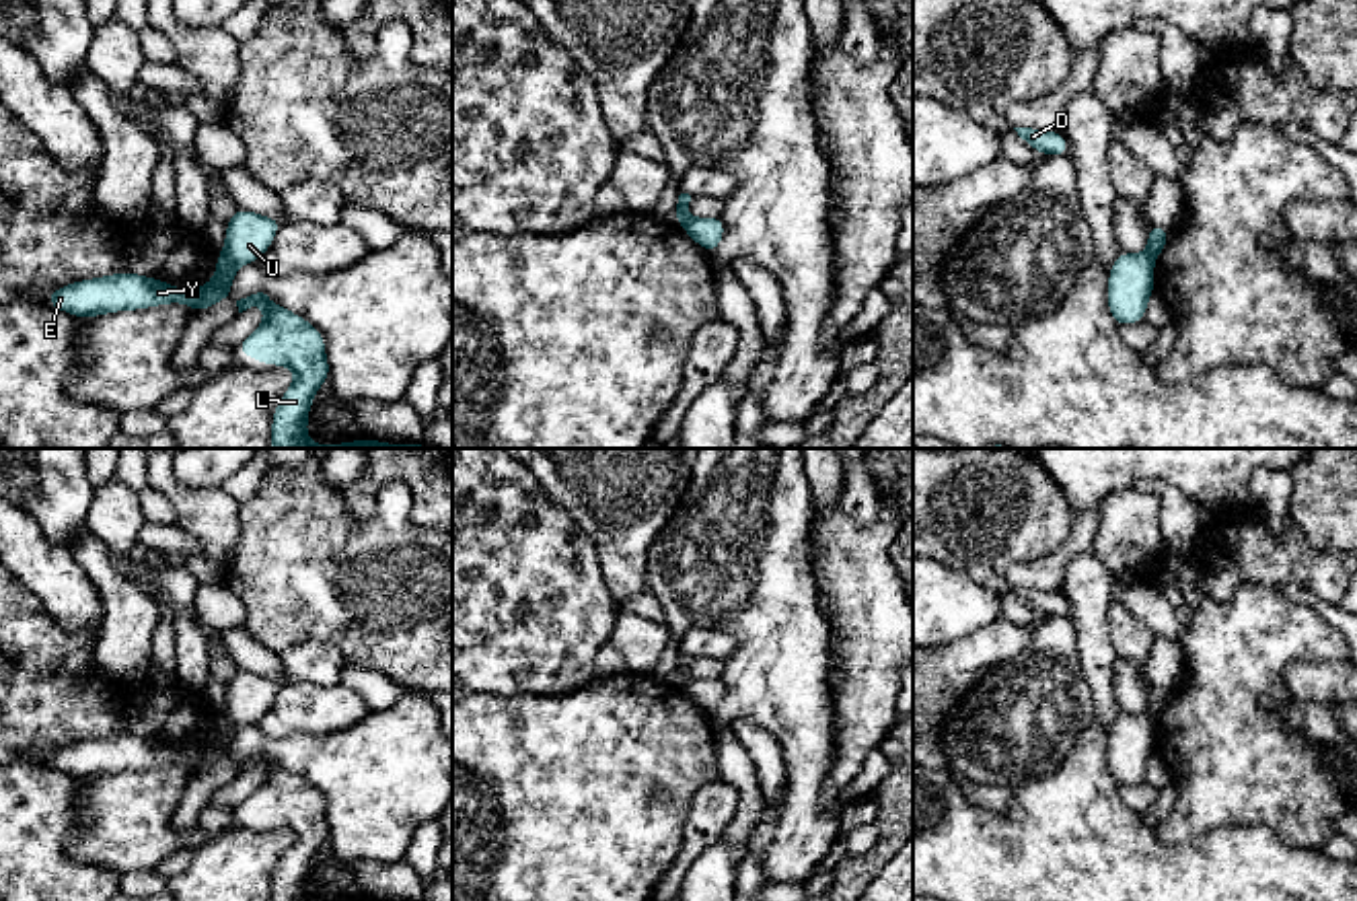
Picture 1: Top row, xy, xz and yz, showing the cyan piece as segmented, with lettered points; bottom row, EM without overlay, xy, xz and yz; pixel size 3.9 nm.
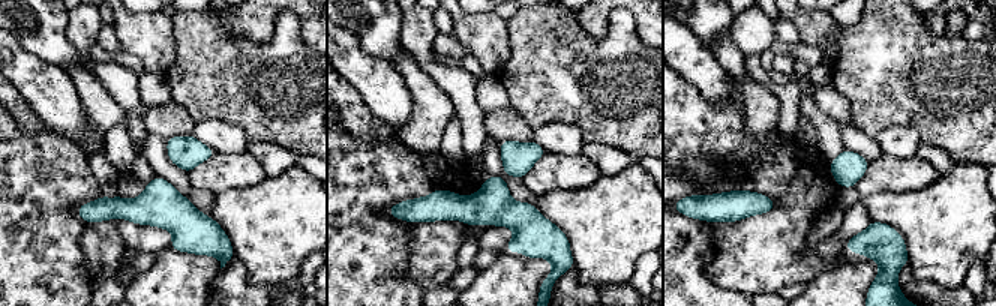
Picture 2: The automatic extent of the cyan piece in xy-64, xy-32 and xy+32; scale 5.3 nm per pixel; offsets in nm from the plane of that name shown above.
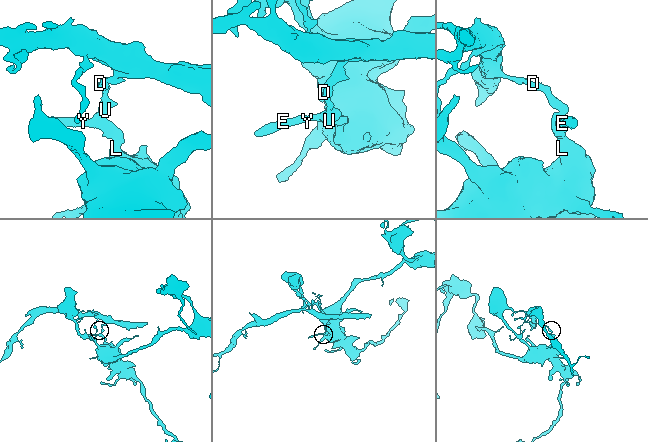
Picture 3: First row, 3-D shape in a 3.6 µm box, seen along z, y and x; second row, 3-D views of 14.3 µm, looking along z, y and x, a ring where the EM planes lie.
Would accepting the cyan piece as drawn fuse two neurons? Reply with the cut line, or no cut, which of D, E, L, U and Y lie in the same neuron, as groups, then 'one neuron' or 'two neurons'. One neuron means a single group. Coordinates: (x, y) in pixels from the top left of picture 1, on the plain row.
cut xy (221, 712), (237, 727); groups D U / E L Y; two neurons

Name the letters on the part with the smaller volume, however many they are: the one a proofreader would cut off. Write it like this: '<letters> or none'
D, U

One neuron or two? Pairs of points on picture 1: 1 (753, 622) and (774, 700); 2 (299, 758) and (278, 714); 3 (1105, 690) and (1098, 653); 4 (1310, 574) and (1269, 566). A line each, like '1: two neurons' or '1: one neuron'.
1: one neuron
2: two neurons
3: one neuron
4: one neuron

